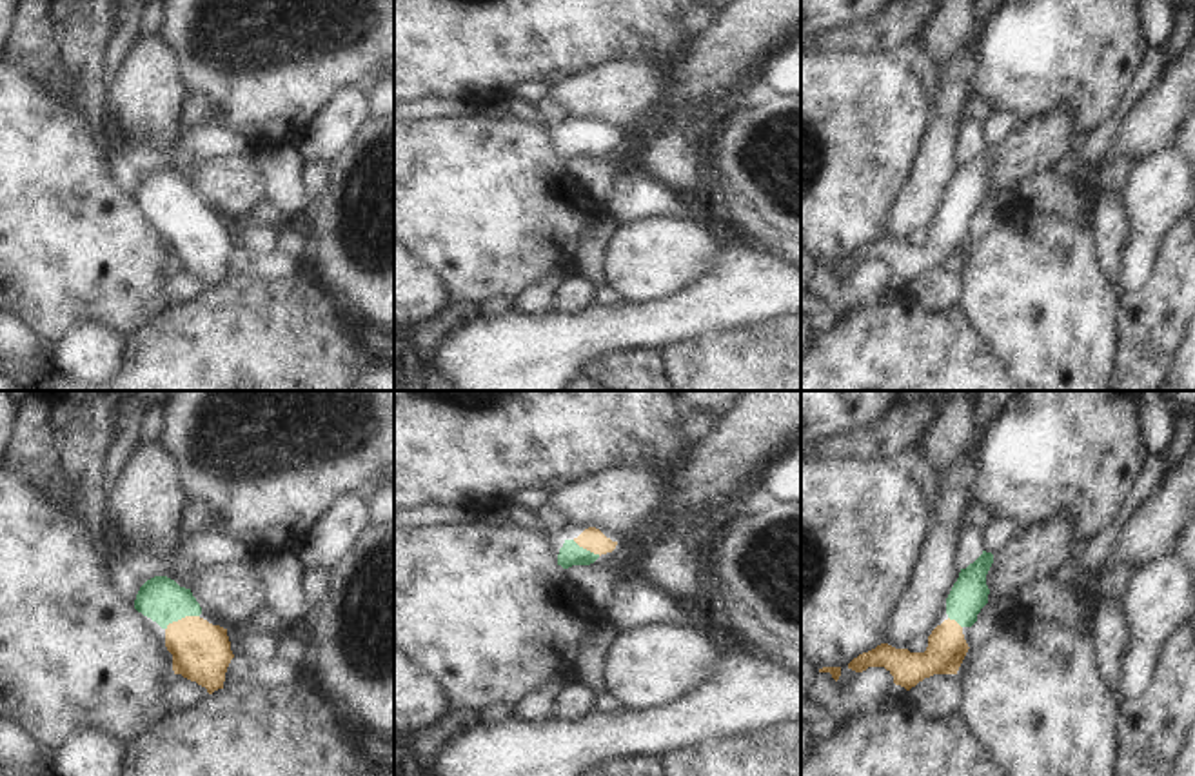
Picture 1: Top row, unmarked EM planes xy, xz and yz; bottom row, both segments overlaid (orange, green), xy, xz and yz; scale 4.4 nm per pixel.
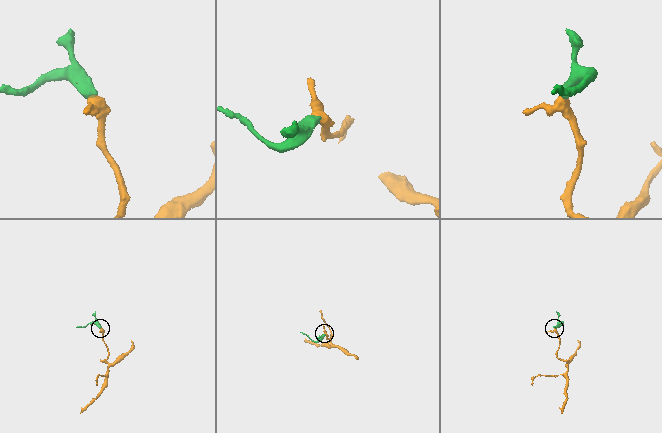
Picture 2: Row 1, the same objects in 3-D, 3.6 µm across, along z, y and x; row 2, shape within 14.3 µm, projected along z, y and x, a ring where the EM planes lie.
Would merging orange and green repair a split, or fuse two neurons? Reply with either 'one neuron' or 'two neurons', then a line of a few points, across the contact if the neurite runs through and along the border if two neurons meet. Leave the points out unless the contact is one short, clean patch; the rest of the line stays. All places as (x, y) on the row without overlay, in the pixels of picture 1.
one neuron; line xy (200, 244), (187, 229), (182, 211), (160, 191)

